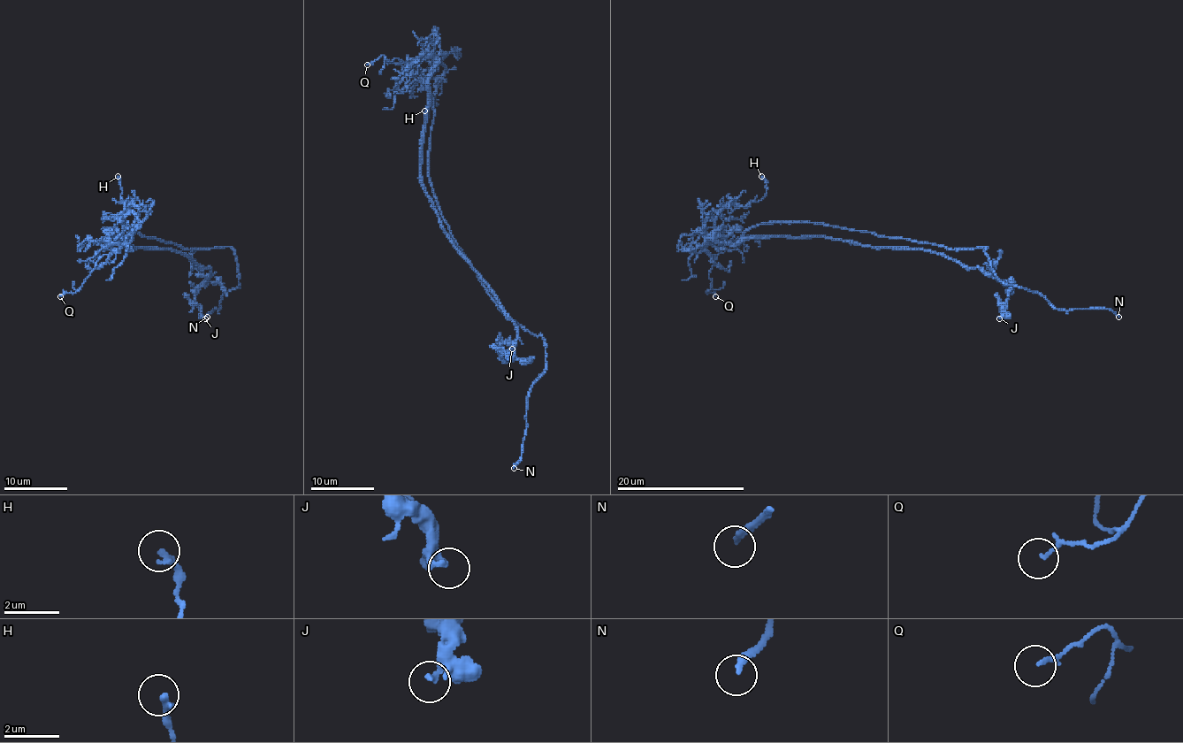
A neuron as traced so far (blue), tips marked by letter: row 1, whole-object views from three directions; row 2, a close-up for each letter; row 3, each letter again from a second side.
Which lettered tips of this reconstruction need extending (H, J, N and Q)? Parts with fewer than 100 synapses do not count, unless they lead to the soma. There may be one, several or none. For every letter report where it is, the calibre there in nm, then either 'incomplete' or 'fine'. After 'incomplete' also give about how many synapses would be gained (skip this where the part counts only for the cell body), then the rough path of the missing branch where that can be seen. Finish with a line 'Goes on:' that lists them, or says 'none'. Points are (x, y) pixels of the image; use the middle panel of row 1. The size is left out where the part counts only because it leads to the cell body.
H: (424, 111) | 240 nm | fine
J: (512, 348) | 190 nm | fine
N: (514, 468) | 200 nm | incomplete | (514, 468), (508, 478), (498, 484)
Q: (367, 65) | 140 nm | fine
Goes on: N

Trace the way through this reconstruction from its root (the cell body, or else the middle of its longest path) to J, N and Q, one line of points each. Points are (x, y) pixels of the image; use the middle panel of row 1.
J: (429, 149), (429, 93), (423, 189), (443, 232), (514, 323), (515, 352), (506, 360), (512, 348)
N: (429, 149), (432, 192), (454, 243), (491, 299), (545, 344), (545, 371), (526, 402), (522, 452), (514, 468)
Q: (429, 149), (433, 98), (427, 85), (435, 61), (424, 53), (409, 63), (381, 55), (367, 65)

